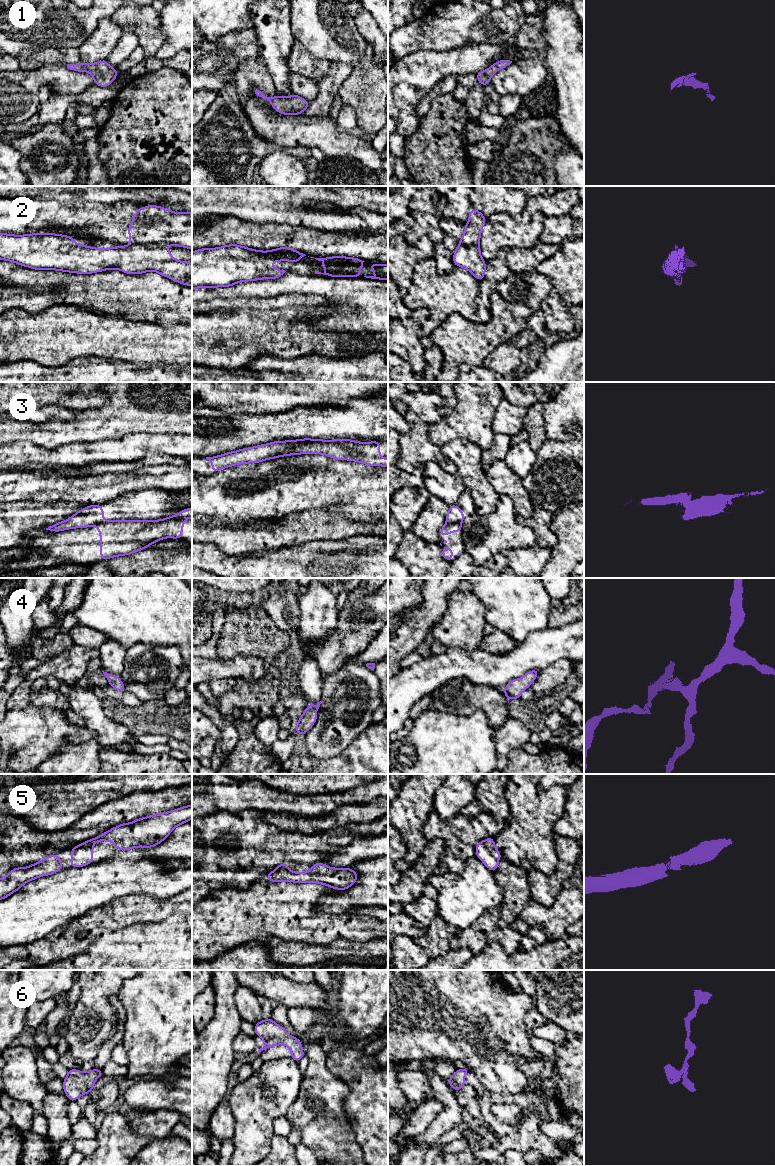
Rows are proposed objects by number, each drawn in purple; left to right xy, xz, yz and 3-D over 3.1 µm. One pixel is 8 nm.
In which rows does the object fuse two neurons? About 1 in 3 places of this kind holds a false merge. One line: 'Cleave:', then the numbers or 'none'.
Cleave: 2, 3

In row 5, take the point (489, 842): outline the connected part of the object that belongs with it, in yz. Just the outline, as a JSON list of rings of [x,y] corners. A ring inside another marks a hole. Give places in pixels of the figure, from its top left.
[[[488,837],[483,842],[479,841],[476,845],[475,855],[492,872],[497,870],[500,862],[499,860],[502,858],[501,853],[496,849],[493,837]]]

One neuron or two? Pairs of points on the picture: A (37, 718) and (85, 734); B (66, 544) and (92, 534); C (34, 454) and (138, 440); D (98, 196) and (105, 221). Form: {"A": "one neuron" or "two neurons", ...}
{"A": "one neuron", "B": "one neuron", "C": "one neuron", "D": "two neurons"}

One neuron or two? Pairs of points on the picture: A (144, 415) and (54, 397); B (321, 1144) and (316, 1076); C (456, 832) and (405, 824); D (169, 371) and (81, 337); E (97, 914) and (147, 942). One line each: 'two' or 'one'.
A: two
B: one
C: two
D: two
E: two

